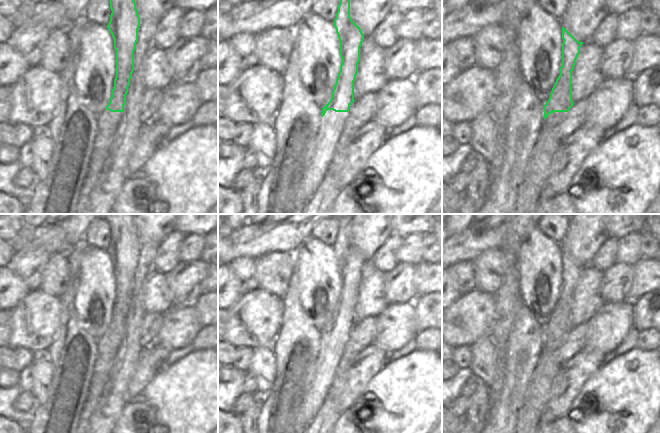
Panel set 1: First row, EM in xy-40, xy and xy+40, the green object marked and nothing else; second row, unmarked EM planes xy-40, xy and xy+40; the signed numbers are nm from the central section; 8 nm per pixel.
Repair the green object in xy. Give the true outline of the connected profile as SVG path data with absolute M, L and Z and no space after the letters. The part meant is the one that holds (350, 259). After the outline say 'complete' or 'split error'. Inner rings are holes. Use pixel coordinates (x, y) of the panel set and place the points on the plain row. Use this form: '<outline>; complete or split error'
M350 217L338 218L340 227L334 243L334 251L340 265L342 287L332 315L330 325L322 332L323 341L327 334L348 336L354 324L354 305L358 297L360 271L364 259L350 241Z; complete

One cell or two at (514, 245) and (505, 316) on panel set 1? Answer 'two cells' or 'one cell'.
one cell

